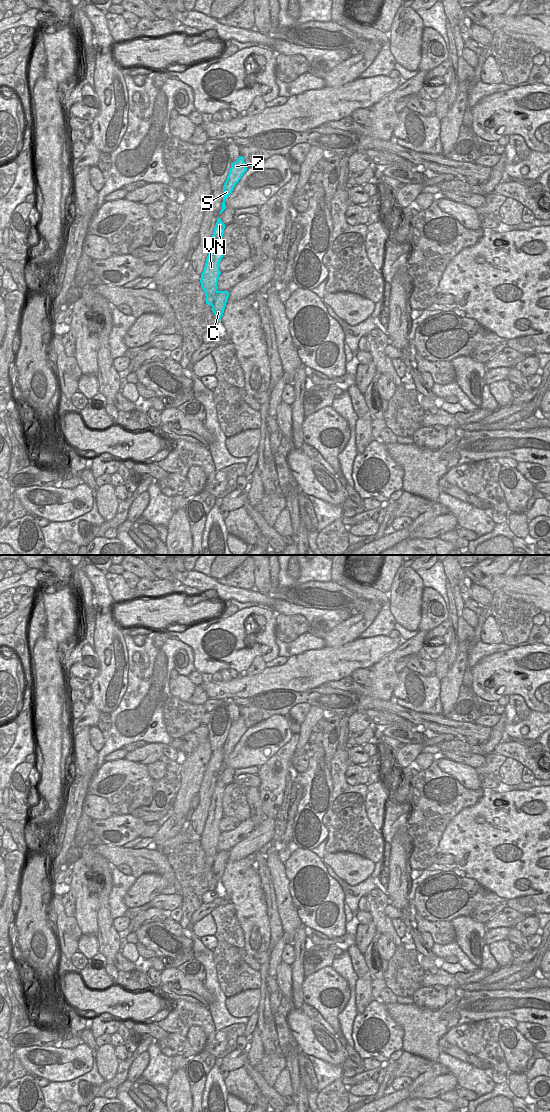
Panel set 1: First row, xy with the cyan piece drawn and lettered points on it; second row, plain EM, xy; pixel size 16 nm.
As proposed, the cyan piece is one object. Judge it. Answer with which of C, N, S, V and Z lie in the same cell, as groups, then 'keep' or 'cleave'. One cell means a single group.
C / N S V Z | cleave

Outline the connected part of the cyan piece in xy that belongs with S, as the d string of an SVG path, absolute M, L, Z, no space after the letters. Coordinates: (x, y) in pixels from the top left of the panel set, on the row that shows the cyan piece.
M239 156L237 161L231 163L229 174L223 186L223 202L220 214L226 209L225 200L232 193L234 187L246 171L247 168L242 156Z

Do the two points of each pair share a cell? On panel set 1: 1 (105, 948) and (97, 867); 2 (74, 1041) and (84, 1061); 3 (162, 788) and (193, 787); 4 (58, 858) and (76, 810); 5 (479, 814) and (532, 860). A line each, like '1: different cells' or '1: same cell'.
1: same cell
2: different cells
3: different cells
4: same cell
5: same cell

